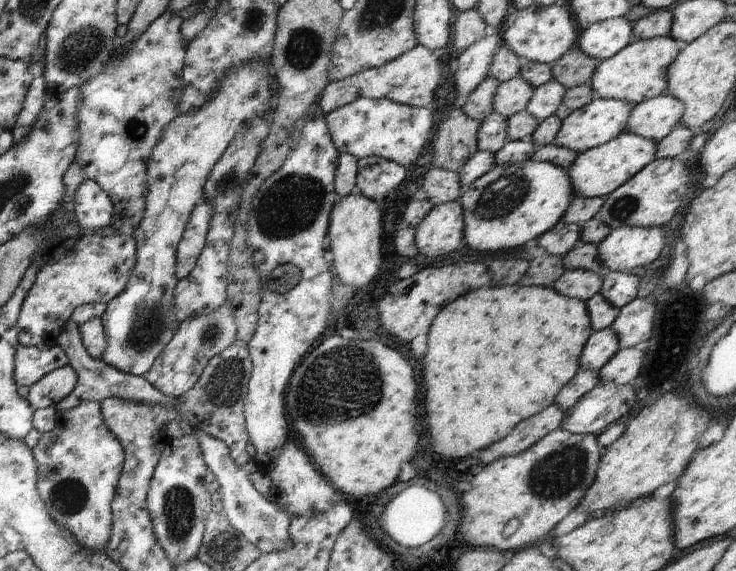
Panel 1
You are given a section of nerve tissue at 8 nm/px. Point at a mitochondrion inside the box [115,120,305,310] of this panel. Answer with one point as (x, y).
(282, 278)

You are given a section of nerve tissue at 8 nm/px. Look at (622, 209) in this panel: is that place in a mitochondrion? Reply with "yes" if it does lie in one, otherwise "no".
yes

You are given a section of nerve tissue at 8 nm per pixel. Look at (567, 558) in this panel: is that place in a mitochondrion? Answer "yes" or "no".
no

